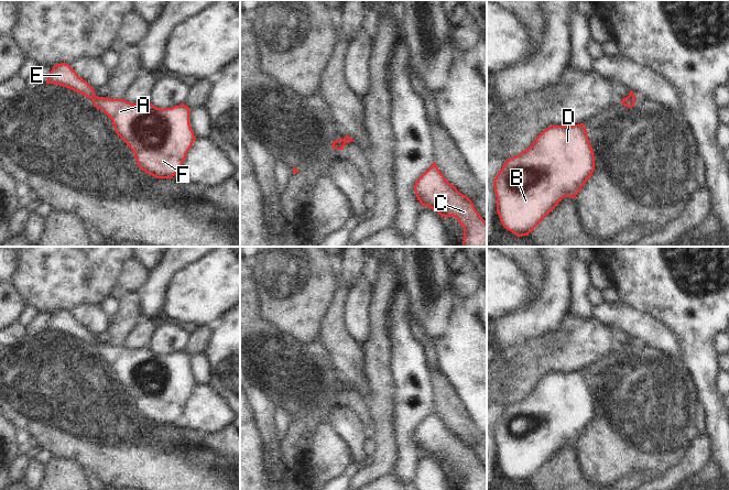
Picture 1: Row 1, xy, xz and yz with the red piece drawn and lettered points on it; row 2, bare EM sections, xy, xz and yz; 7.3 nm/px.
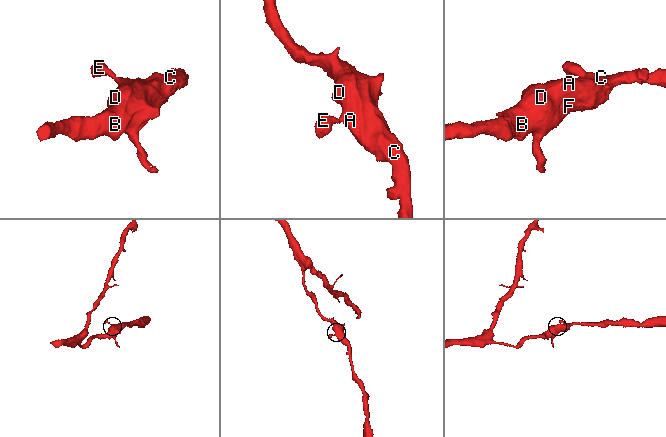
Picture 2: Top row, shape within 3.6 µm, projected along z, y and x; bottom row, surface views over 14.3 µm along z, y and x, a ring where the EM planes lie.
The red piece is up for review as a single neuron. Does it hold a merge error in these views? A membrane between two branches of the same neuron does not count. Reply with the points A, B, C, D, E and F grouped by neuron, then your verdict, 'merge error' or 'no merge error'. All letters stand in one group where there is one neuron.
A B C D F / E | merge error

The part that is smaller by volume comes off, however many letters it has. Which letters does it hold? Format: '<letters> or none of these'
E

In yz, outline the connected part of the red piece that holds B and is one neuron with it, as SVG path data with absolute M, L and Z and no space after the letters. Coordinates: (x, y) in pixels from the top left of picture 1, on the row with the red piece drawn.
M584 123L546 128L530 148L508 159L494 178L502 226L516 237L529 236L564 197L575 198L594 171L595 155Z

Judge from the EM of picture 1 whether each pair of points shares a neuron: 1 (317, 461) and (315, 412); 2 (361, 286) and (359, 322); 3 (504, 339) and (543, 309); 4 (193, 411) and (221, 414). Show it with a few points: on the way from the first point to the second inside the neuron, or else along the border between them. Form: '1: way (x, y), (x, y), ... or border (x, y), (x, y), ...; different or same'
1: border (326, 422), (322, 422), (312, 432), (304, 450); different
2: way (359, 295), (359, 313); same
3: way (514, 329), (528, 325), (533, 319); same
4: way (199, 411), (215, 414); same

